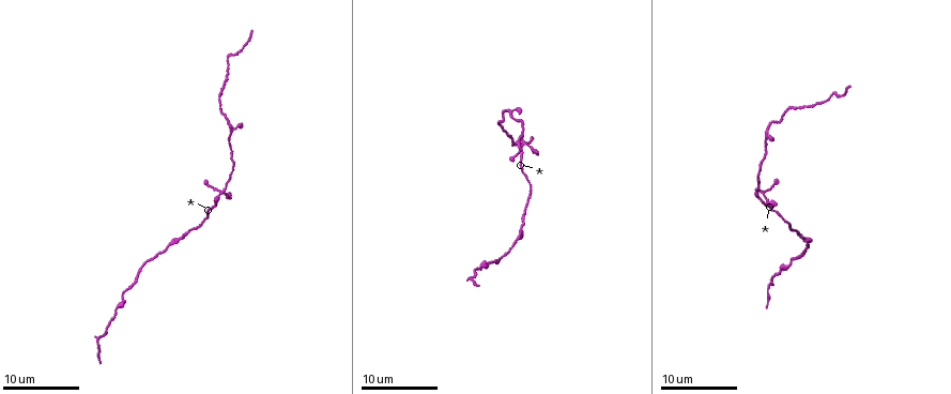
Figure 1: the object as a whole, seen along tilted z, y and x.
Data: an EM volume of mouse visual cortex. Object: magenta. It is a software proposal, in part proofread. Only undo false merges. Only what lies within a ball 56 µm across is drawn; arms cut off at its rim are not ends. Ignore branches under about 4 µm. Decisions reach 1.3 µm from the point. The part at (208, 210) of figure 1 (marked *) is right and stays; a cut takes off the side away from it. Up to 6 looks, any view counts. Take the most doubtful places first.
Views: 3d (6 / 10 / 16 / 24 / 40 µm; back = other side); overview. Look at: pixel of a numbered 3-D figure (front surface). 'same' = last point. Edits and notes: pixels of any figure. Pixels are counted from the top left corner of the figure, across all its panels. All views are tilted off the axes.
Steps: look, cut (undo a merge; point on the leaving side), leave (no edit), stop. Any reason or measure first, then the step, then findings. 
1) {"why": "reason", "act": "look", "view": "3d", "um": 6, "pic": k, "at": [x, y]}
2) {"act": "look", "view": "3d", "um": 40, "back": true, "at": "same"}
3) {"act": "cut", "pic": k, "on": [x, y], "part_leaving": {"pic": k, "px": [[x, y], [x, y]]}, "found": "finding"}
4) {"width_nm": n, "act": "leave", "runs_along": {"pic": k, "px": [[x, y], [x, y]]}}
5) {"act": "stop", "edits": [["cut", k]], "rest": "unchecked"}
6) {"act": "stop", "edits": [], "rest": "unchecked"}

{"act": "look", "view": "3d", "um": 10, "pic": 1, "at": [223, 189]}

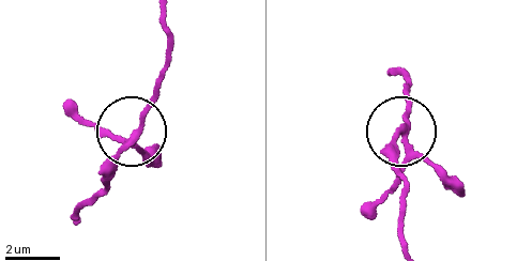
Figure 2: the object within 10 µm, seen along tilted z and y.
{"width_nm": 200, "act": "leave", "found": "all the same neuron"}

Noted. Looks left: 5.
{"act": "look", "view": "3d", "um": 6, "pic": 1, "at": [767, 127]}

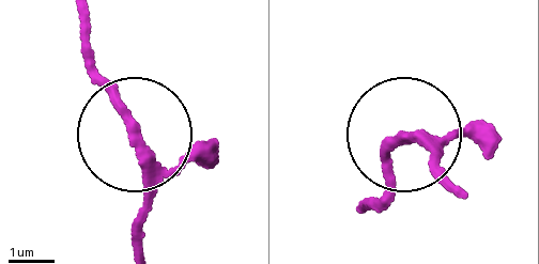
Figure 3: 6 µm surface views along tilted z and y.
{"act": "leave", "runs_along": {"pic": 3, "px": [[143, 249], [139, 142], [86, 48]]}, "found": "one neuron here"}

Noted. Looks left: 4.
{"act": "look", "view": "3d", "um": 16, "pic": 1, "at": [116, 310]}

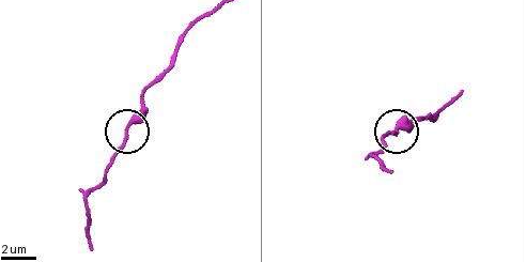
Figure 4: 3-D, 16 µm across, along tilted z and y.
{"act": "leave", "runs_along": {"pic": 4, "px": [[201, 15], [144, 93], [107, 166]]}, "found": "all the same neuron"}

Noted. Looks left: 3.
{"act": "stop", "edits": [], "rest": "unchecked"}

